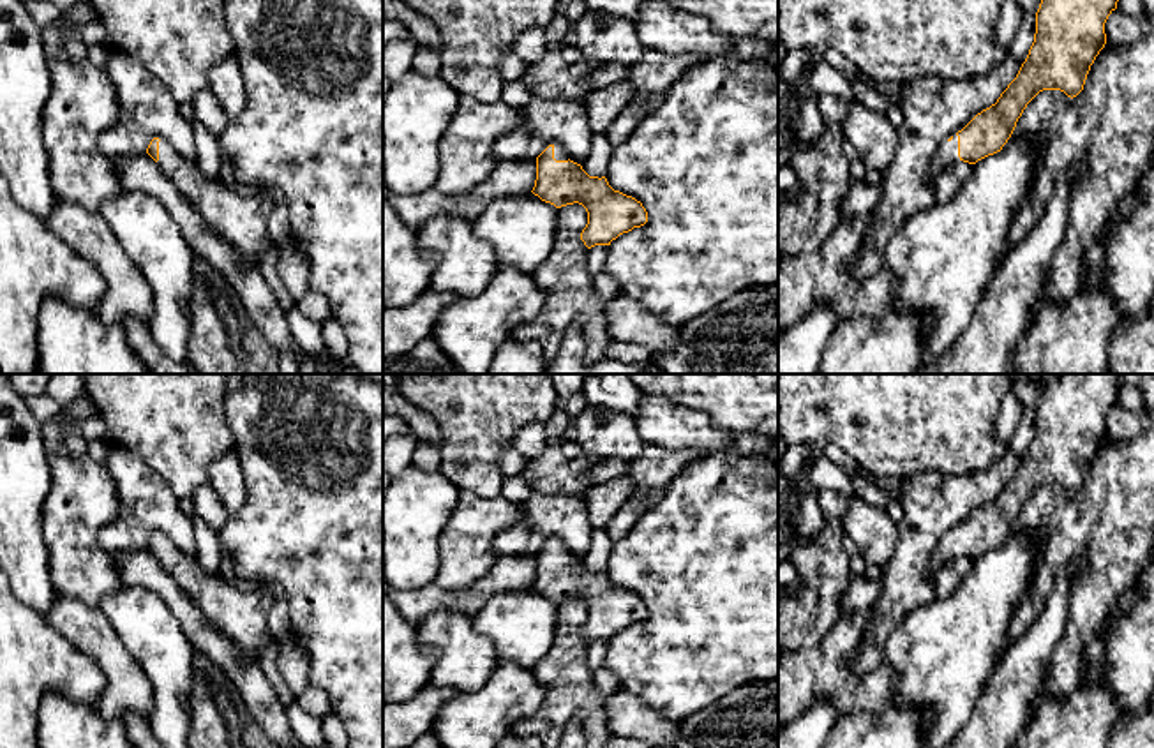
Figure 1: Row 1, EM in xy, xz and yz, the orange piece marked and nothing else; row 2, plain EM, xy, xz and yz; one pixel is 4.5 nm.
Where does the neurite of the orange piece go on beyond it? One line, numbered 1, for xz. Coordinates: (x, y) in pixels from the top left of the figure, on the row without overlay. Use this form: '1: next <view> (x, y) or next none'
1: next xz (560, 549)

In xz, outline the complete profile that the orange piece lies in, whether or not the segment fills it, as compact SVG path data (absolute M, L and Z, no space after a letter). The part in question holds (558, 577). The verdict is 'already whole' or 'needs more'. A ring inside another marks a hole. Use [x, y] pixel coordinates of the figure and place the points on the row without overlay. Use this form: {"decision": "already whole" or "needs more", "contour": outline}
{"decision": "needs more", "contour": "M549 540L536 552L536 575L531 587L556 603L582 600L588 619L581 635L588 644L611 640L619 630L648 617L641 596L614 586L605 572L589 572L559 540Z"}

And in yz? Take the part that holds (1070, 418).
{"decision": "needs more", "contour": "M1060 374L1043 383L1036 429L1016 473L995 499L953 529L932 556L930 575L963 556L976 559L1011 533L1027 499L1043 485L1076 492L1106 439L1105 418L1117 404L1126 374Z"}

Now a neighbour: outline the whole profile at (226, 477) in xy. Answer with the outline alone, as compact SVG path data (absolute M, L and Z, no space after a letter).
M235 450L228 452L210 466L208 483L219 494L229 517L242 510L245 503L245 482Z

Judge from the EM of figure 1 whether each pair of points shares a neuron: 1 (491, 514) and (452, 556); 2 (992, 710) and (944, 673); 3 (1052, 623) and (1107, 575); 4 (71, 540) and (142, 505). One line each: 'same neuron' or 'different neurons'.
1: same neuron
2: different neurons
3: different neurons
4: different neurons

